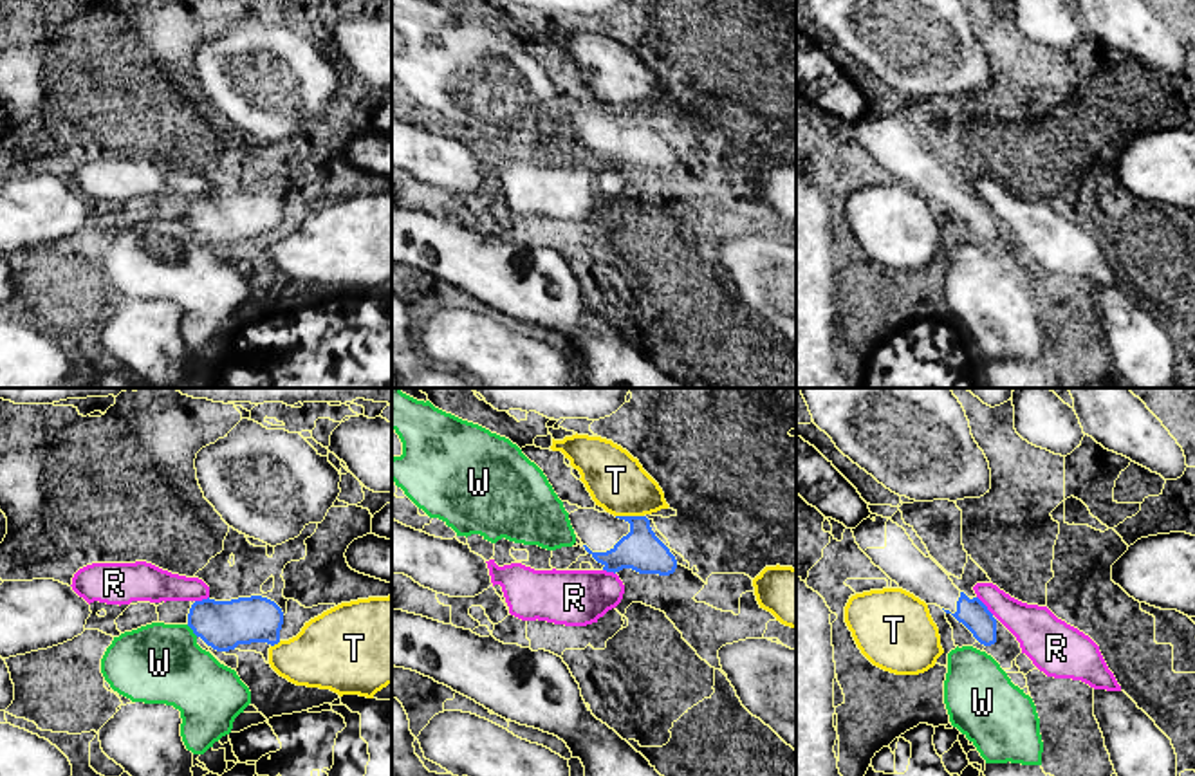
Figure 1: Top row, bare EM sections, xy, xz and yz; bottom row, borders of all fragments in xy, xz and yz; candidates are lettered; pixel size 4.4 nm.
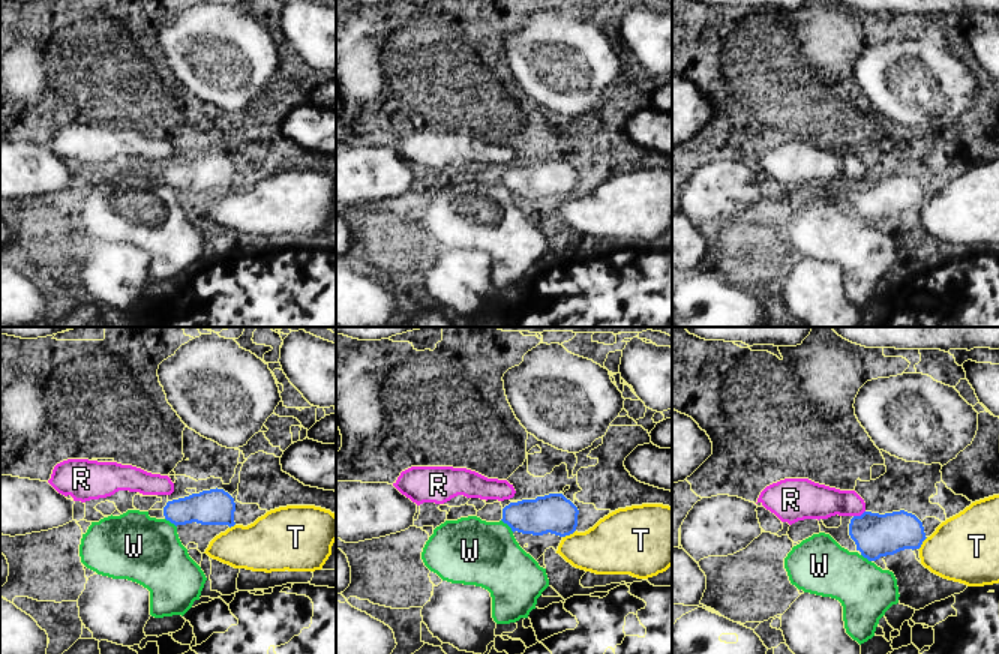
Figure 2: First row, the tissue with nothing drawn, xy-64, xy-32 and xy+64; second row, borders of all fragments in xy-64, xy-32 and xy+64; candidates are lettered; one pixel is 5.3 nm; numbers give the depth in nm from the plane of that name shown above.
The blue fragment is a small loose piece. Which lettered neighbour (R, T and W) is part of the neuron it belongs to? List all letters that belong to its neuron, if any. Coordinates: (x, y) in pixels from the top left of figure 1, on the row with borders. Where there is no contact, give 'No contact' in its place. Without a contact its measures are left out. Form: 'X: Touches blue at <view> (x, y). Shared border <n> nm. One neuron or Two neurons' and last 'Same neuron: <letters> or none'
R: Touches blue at yz (984, 605). Shared border 120 nm. Two neurons
T: Touches blue at xz (630, 517). Shared border 130 nm. Two neurons
W: Touches blue at xy (192, 628). Shared border 80 nm. Two neurons
Same neuron: none

